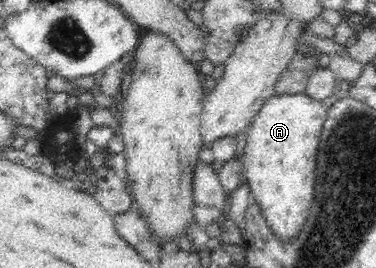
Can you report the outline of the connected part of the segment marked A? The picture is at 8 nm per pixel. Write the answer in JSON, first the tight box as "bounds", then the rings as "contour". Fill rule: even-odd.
{"bounds":[242,93,328,241],"contour":[[[278,93],[269,97],[269,99],[261,106],[261,111],[255,115],[252,123],[247,127],[244,132],[246,135],[246,144],[244,147],[243,165],[244,169],[242,172],[243,180],[250,186],[250,191],[252,195],[252,200],[254,200],[258,206],[261,208],[261,213],[265,218],[266,224],[272,229],[272,232],[281,241],[291,241],[295,239],[301,231],[303,231],[303,223],[305,219],[309,217],[309,211],[311,211],[311,205],[313,205],[313,193],[315,193],[315,171],[317,171],[317,151],[319,149],[319,144],[321,141],[321,134],[327,120],[328,107],[325,106],[321,101],[317,101],[312,97],[305,94],[291,94],[291,93]]]}

